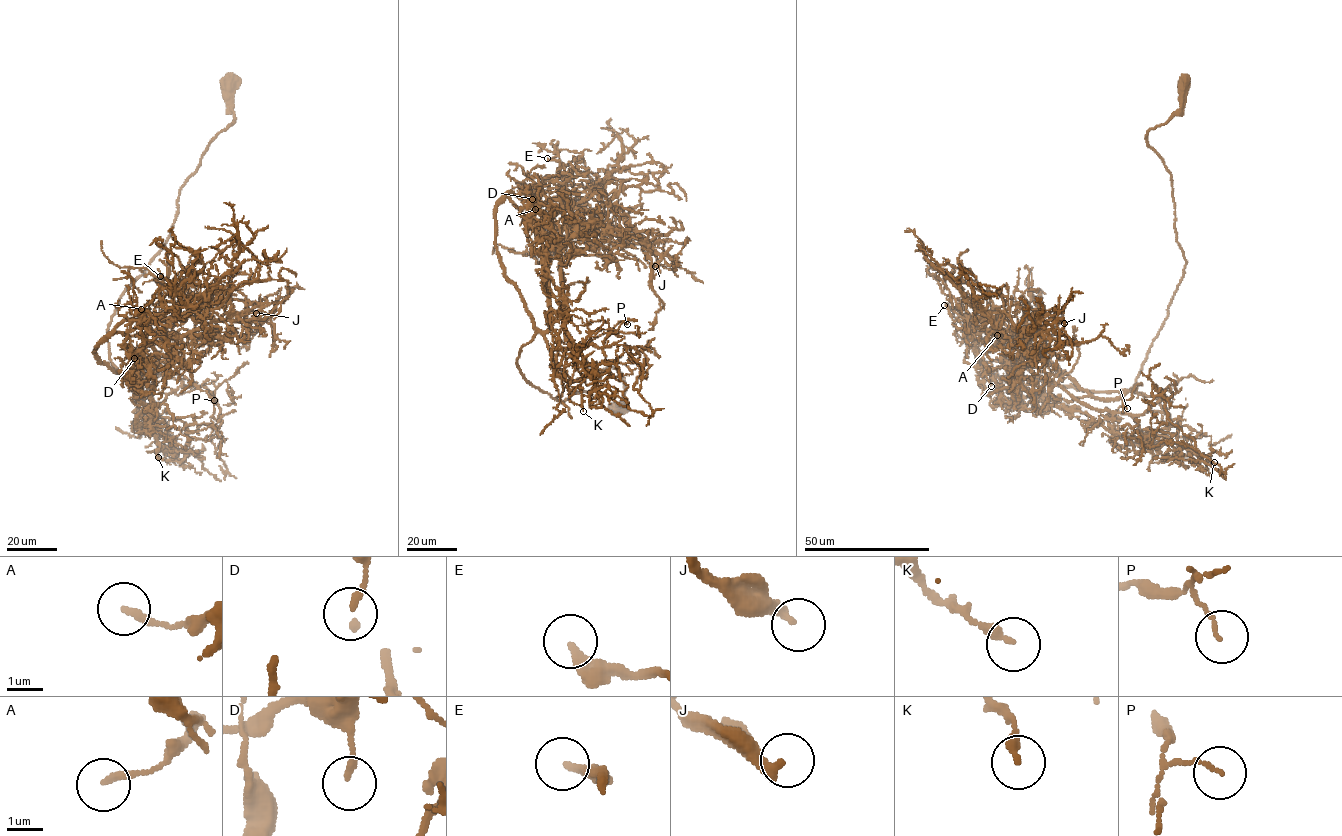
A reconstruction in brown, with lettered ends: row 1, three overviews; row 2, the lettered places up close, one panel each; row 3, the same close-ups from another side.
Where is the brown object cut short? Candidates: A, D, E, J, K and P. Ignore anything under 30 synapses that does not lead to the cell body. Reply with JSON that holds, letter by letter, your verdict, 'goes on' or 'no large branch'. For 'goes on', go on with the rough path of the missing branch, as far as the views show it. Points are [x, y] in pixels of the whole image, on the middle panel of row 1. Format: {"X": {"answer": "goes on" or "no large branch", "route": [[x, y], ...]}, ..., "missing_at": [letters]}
{"A": {"answer": "no large branch"}, "D": {"answer": "no large branch"}, "E": {"answer": "no large branch"}, "J": {"answer": "goes on", "route": [[655, 266], [660, 289], [666, 295], [669, 287], [674, 286]]}, "K": {"answer": "no large branch"}, "P": {"answer": "no large branch"}, "missing_at": ["J"]}

